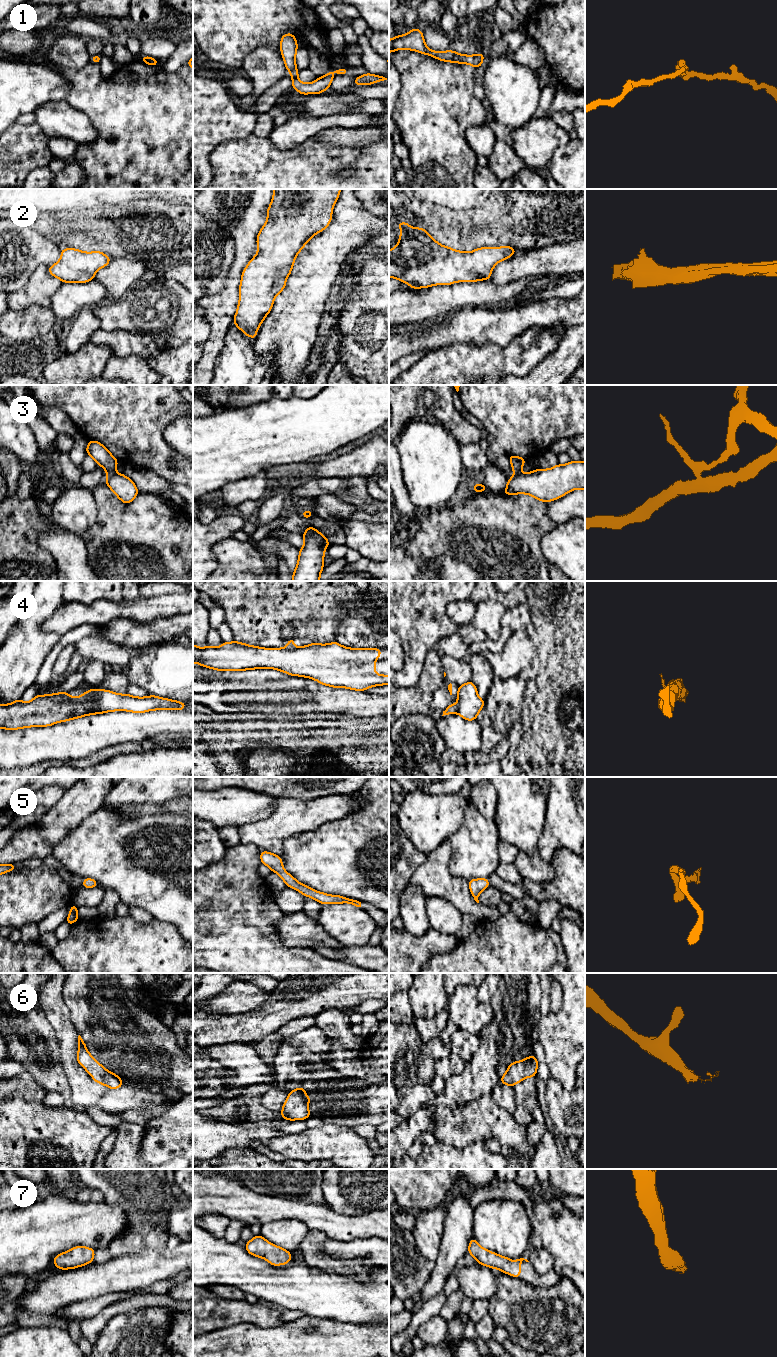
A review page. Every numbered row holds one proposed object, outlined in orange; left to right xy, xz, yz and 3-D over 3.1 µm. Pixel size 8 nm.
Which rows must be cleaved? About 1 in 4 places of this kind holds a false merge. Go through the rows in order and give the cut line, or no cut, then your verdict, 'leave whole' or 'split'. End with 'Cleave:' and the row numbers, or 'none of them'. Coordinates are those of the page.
1: cut none; leave whole
2: cut none; leave whole
3: cut xy (114, 472), (107, 475); split
4: cut xz (285, 648), (294, 648); split
5: cut none; leave whole
6: cut none; leave whole
7: cut none; leave whole
Cleave: 3, 4

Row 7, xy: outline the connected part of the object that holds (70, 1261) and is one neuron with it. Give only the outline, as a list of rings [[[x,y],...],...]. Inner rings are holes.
[[[84,1246],[74,1248],[60,1253],[54,1257],[53,1264],[61,1269],[74,1269],[94,1262],[95,1250]]]

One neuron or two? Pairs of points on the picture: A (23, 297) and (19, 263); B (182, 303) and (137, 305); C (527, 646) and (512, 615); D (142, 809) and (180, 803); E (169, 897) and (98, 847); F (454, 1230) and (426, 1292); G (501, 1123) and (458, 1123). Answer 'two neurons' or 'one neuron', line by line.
A: two neurons
B: one neuron
C: two neurons
D: one neuron
E: one neuron
F: one neuron
G: one neuron

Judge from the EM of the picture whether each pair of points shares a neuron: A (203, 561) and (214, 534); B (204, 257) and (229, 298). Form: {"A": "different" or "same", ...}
{"A": "same", "B": "different"}

